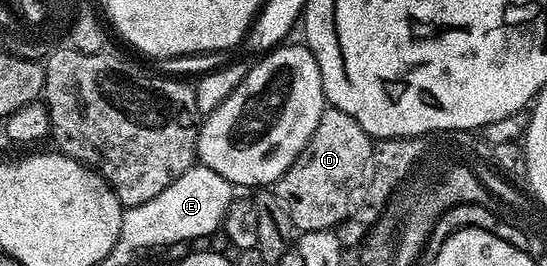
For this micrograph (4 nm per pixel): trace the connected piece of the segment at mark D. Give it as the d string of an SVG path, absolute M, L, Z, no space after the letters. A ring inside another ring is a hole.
M334 107L324 108L310 143L273 186L275 198L285 207L292 226L308 233L335 229L346 222L352 188L368 176L372 150L373 139L357 119Z

